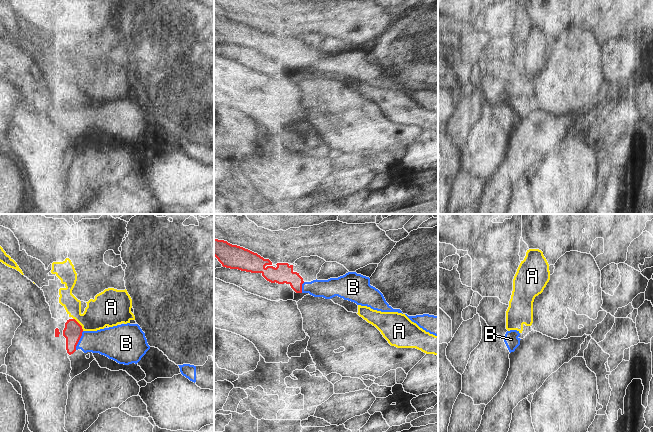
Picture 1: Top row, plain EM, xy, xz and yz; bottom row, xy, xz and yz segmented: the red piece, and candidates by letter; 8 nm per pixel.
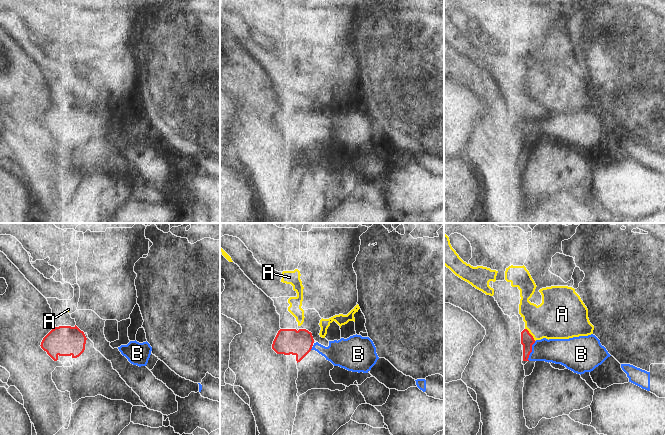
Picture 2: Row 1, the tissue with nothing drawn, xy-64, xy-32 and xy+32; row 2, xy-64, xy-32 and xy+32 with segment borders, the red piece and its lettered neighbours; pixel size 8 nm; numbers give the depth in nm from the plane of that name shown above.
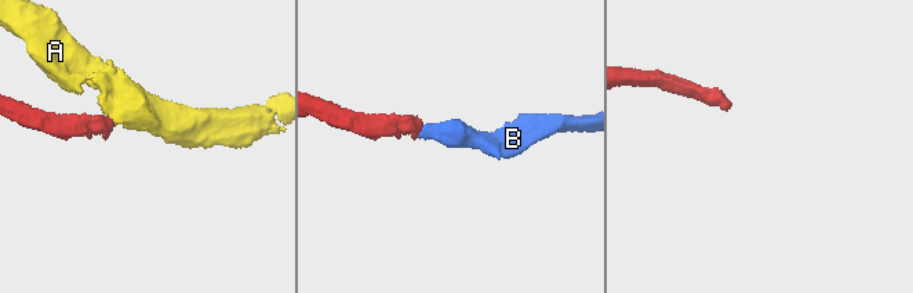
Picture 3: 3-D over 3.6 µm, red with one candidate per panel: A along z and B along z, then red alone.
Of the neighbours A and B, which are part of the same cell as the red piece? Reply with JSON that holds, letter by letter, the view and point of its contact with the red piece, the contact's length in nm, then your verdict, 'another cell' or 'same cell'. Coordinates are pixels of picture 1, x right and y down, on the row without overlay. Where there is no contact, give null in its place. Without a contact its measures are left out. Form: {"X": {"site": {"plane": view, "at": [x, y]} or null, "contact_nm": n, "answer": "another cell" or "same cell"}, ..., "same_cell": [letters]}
{"A": {"site": {"plane": "xy", "at": [79, 100]}, "contact_nm": 130, "answer": "another cell"}, "B": {"site": {"plane": "xy", "at": [79, 115]}, "contact_nm": 170, "answer": "same cell"}, "same_cell": ["B"]}

